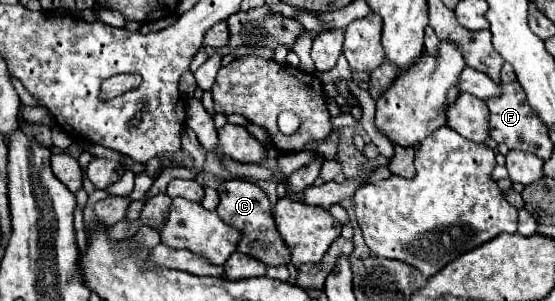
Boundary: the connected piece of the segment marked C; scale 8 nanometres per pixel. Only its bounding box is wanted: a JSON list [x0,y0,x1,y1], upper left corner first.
[216,179,290,265]

